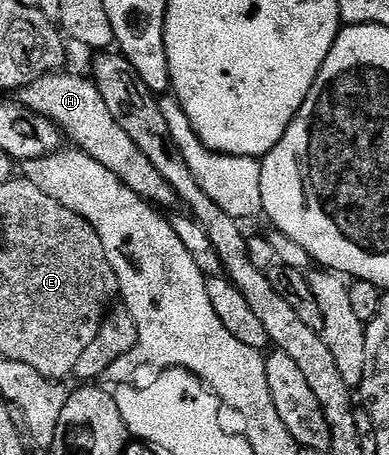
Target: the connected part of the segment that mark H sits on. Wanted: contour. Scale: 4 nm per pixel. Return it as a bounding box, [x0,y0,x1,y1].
[17,70,179,210]

